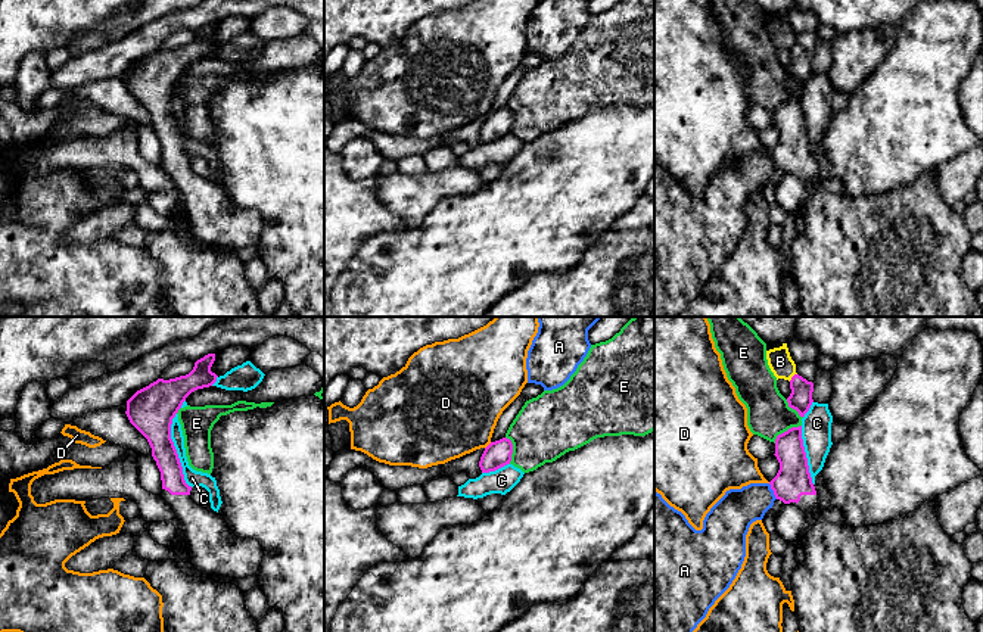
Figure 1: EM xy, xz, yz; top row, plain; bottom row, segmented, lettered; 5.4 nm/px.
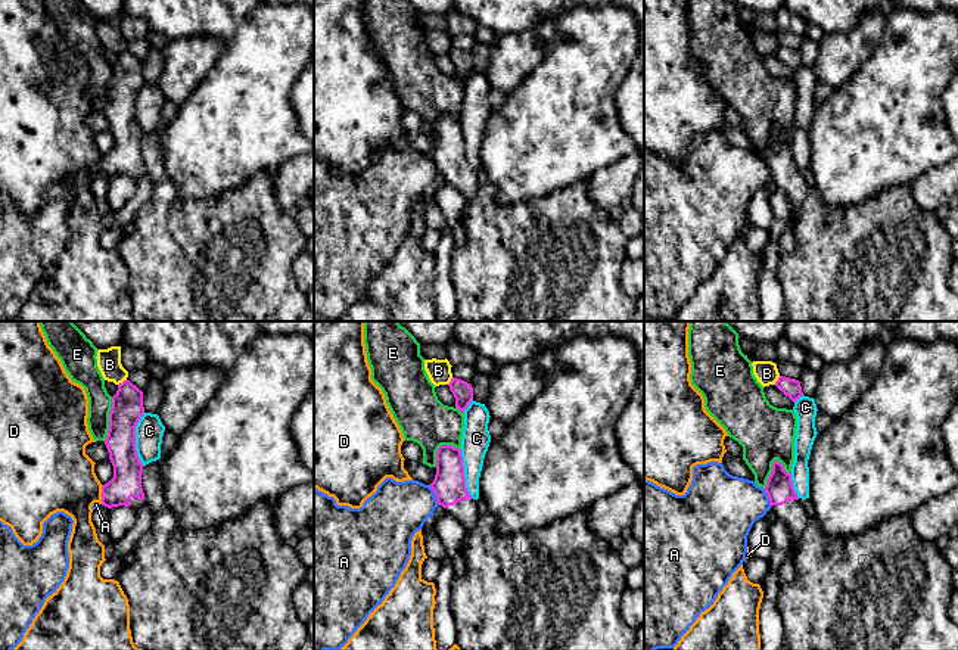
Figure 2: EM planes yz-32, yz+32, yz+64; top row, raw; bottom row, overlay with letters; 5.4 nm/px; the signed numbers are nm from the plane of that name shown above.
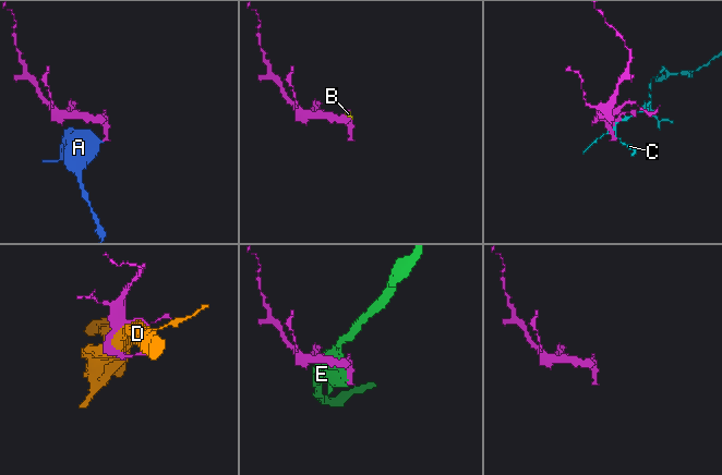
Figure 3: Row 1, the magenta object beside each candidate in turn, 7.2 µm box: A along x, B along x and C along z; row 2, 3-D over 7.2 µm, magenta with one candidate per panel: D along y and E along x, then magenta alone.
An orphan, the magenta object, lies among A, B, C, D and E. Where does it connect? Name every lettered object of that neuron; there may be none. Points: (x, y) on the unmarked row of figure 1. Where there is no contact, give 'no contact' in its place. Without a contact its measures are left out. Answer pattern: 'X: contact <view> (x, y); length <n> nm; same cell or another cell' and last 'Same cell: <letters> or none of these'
A: contact yz (772, 159); length 100 nm; another cell
B: contact yz (792, 47); length 60 nm; another cell
C: contact xy (176, 121); length 420 nm; another cell
D: contact xz (488, 115); length 50 nm; another cell
E: contact yz (787, 100); length 180 nm; another cell
Same cell: none of these

